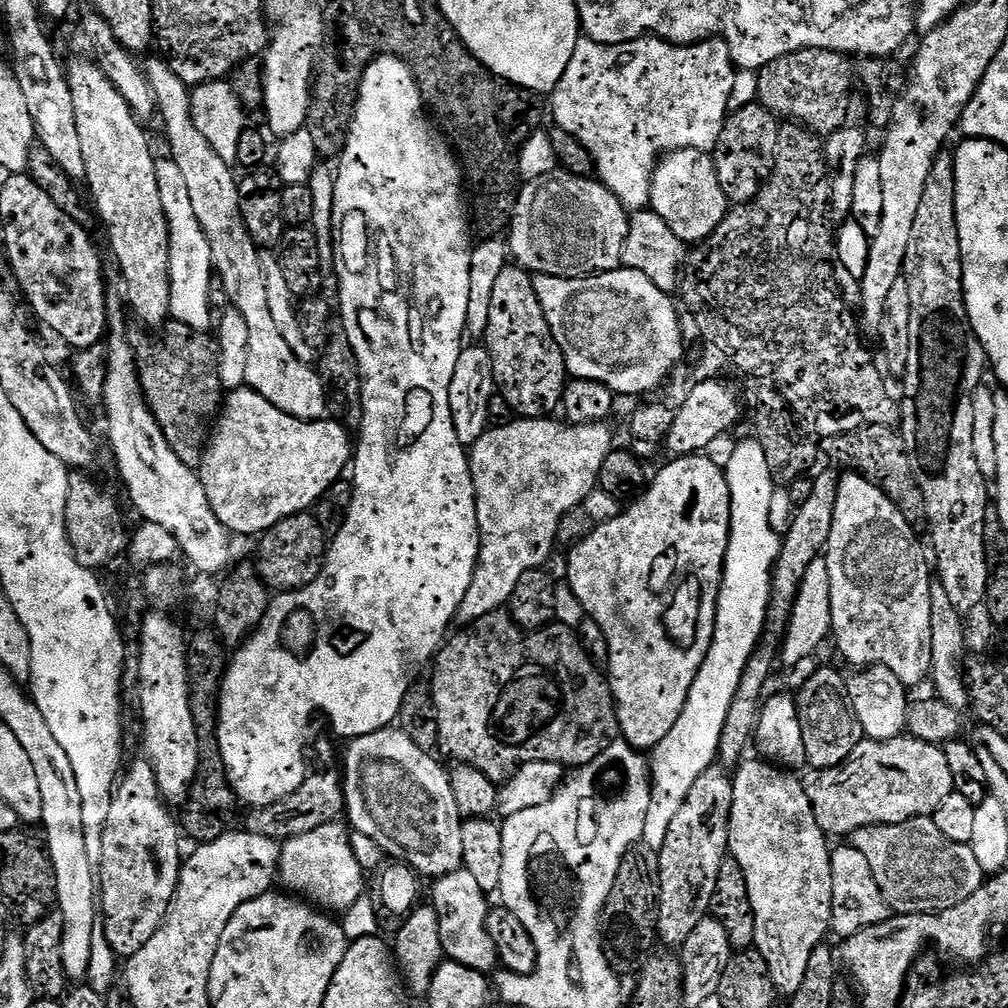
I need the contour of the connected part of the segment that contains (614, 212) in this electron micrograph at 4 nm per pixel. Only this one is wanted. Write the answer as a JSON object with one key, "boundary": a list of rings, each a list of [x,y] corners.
{"boundary":[[[557,170],[548,176],[527,181],[526,188],[536,192],[532,196],[532,205],[529,206],[528,212],[520,210],[513,215],[510,231],[506,236],[511,259],[519,267],[532,274],[550,274],[567,280],[580,280],[583,276],[598,276],[602,272],[614,272],[621,267],[630,216],[615,194],[599,179],[575,176]]]}

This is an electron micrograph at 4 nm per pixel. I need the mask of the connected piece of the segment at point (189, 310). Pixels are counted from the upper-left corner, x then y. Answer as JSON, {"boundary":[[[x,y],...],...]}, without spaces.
{"boundary":[[[160,158],[156,162],[156,177],[158,178],[158,190],[162,194],[162,210],[166,214],[168,223],[168,253],[170,254],[170,316],[177,324],[185,324],[199,332],[208,332],[211,324],[214,324],[214,312],[208,303],[212,300],[212,284],[214,288],[214,269],[212,255],[210,254],[210,242],[206,242],[206,234],[194,214],[194,205],[190,203],[190,189],[186,187],[186,181],[182,170],[170,158]]]}

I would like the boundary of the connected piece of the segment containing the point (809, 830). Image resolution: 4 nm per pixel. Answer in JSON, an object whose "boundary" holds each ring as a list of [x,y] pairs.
{"boundary":[[[745,759],[732,776],[734,798],[728,823],[728,850],[731,859],[742,866],[742,874],[746,874],[746,890],[750,890],[750,906],[756,919],[755,951],[758,950],[765,964],[770,966],[768,978],[774,982],[777,991],[791,996],[805,980],[810,954],[824,940],[816,933],[816,919],[820,909],[832,901],[830,840],[814,818],[808,789],[802,782],[800,785],[796,777],[799,775],[763,759],[755,759]]]}

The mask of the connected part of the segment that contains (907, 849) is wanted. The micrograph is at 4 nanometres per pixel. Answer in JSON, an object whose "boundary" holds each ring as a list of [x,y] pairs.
{"boundary":[[[919,823],[879,824],[853,832],[851,847],[857,848],[874,870],[874,882],[882,890],[889,909],[896,914],[910,912],[941,912],[966,902],[970,894],[980,889],[986,879],[971,844],[945,843],[944,856],[936,844],[928,844],[920,833]]]}

